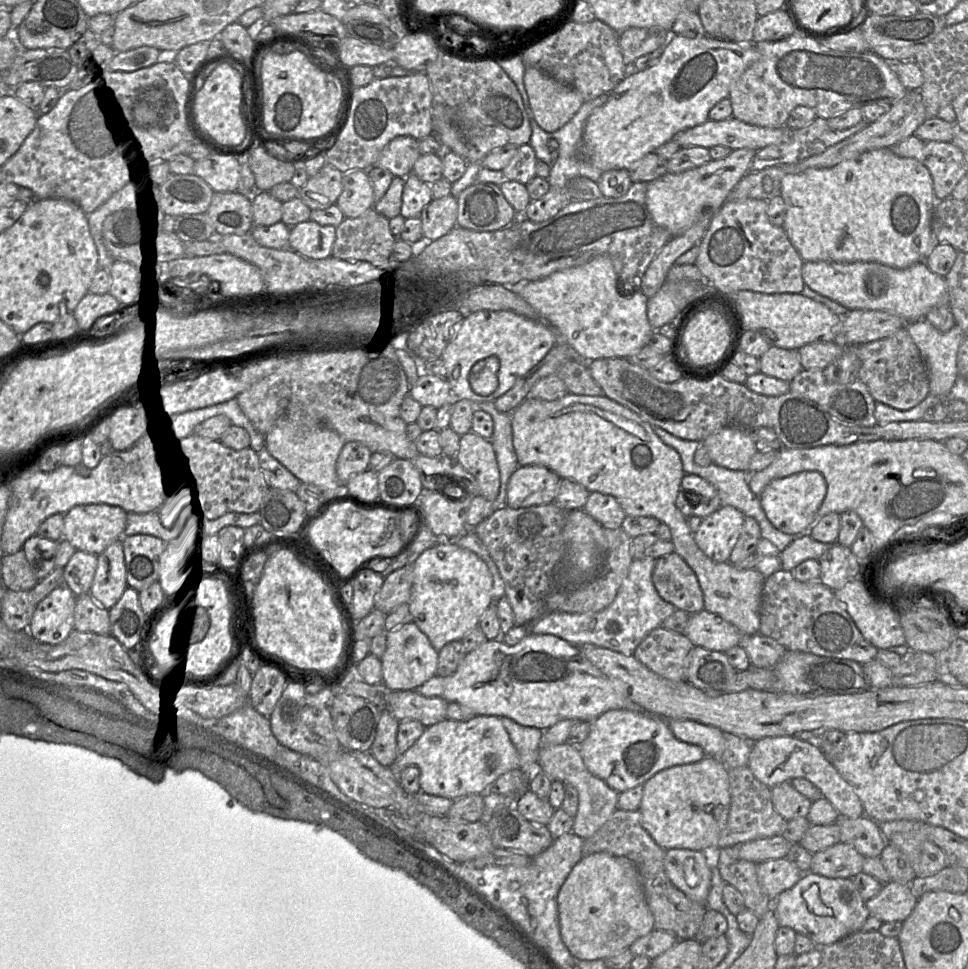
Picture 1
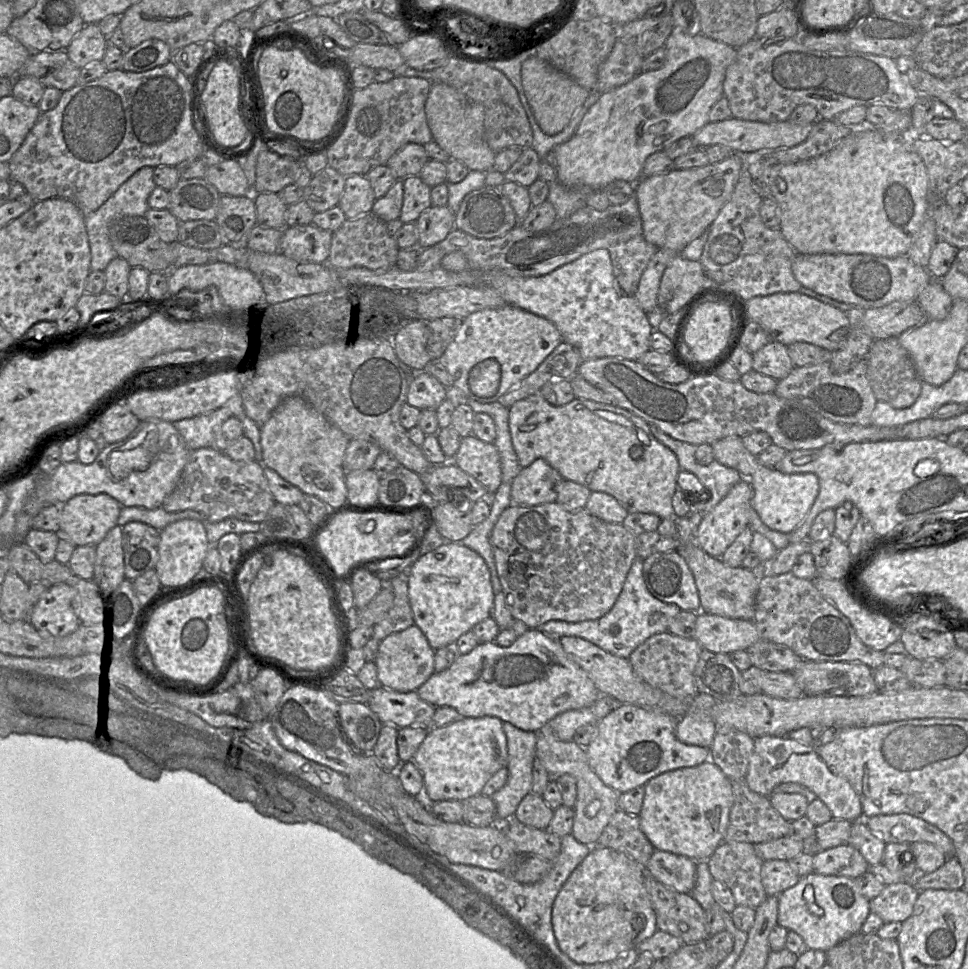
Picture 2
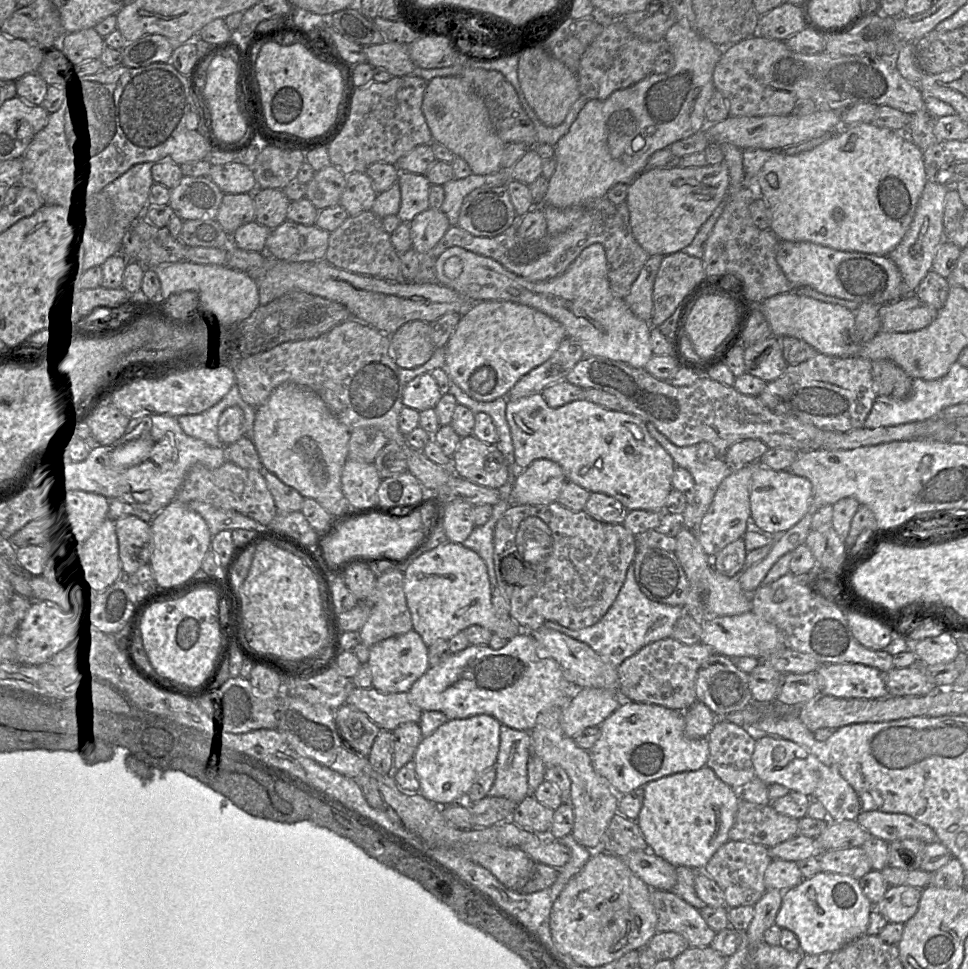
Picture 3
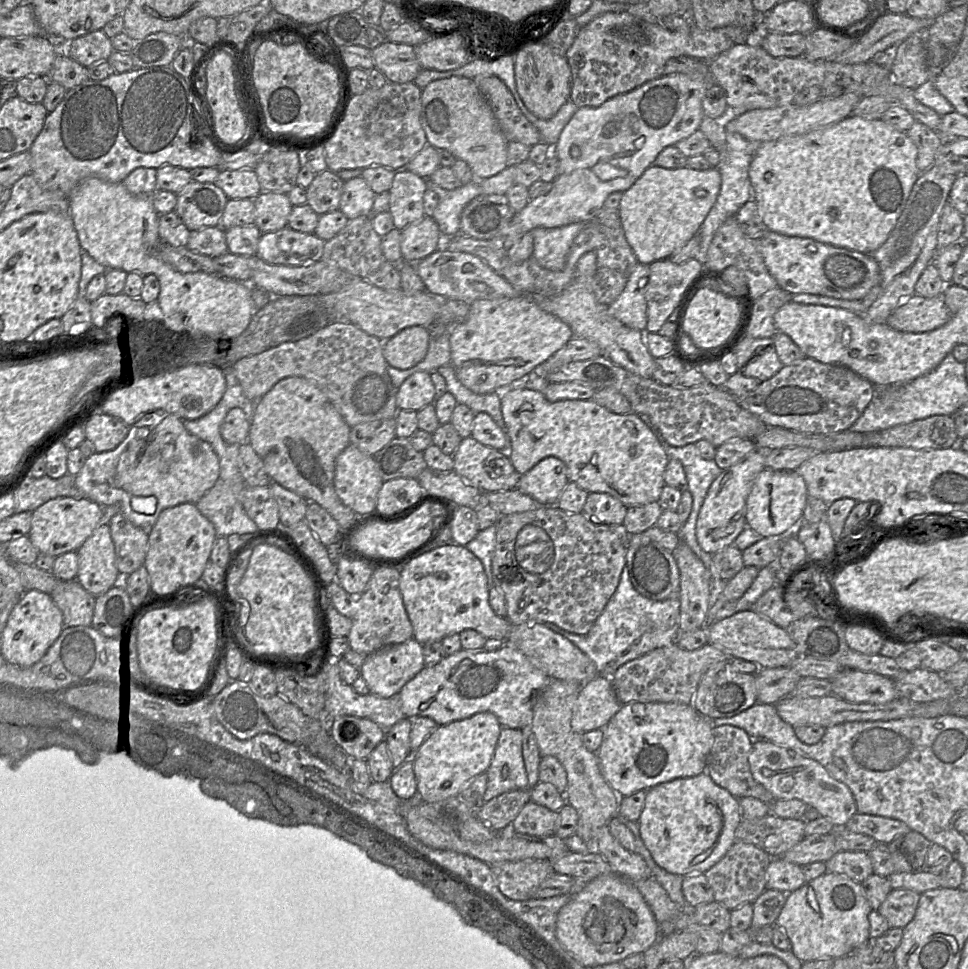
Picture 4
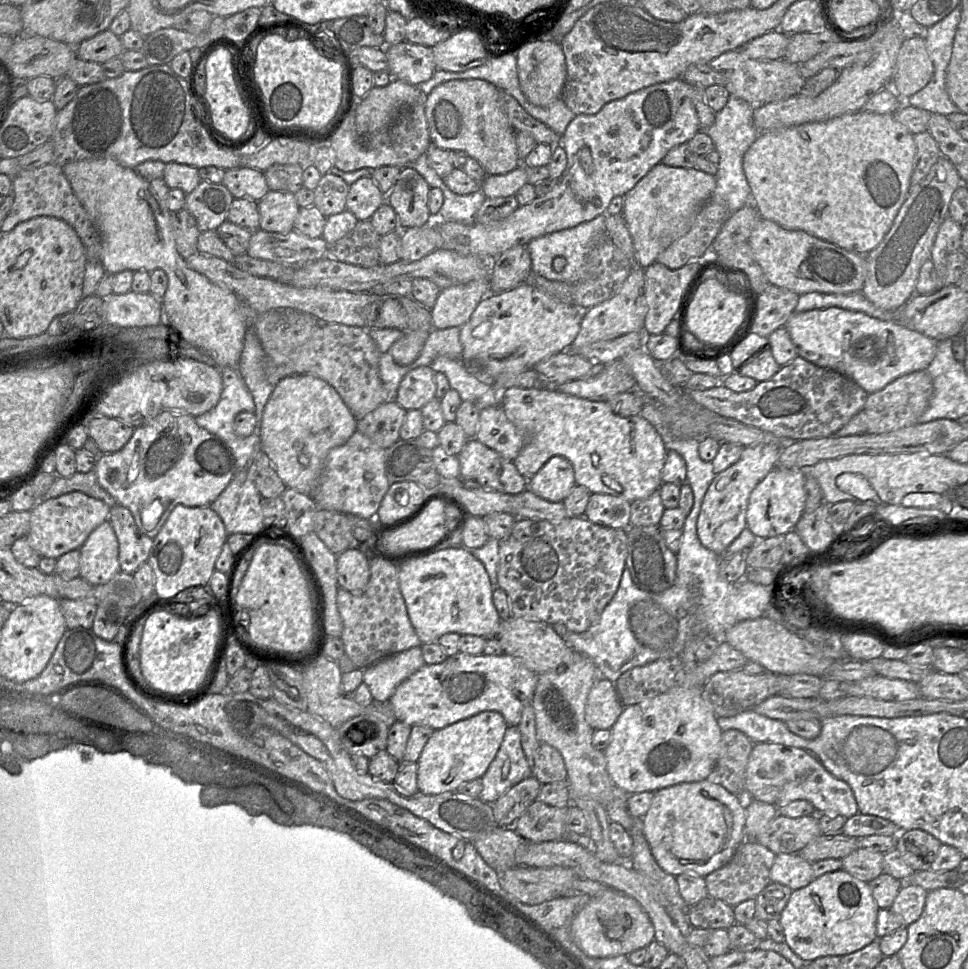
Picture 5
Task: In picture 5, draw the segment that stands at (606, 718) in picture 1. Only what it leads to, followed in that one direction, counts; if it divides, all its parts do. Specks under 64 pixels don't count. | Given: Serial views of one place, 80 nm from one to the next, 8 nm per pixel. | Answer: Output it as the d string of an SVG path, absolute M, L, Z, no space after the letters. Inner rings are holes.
M676 685L651 699L624 707L611 728L610 743L603 750L608 773L618 788L631 795L713 777L722 730L702 698L702 689Z

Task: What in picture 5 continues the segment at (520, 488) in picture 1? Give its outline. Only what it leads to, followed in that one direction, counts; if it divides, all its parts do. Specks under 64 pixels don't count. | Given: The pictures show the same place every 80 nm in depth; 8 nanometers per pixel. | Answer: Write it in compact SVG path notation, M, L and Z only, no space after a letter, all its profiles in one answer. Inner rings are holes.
M553 456L527 481L527 489L551 503L563 502L576 486L574 470L564 457Z

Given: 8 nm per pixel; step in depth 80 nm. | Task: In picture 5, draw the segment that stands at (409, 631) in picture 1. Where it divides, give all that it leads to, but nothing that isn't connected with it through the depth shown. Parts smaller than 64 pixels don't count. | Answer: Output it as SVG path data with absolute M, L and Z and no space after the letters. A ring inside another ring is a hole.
M421 646L385 657L363 670L363 682L376 701L389 701L396 687L425 664Z

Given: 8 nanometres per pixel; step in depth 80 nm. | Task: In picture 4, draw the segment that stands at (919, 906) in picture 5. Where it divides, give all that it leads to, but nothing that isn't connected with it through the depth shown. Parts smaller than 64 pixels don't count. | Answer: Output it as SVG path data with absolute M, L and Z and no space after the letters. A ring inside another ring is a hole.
M892 889L878 911L890 928L904 928L915 916L920 893L910 889Z

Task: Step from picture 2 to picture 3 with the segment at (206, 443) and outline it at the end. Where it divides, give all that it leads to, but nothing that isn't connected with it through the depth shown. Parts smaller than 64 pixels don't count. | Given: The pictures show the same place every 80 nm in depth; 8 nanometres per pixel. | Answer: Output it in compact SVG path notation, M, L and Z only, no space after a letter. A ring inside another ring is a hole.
M235 384L212 408L201 414L177 417L177 420L187 435L203 440L212 447L226 449L227 446L224 445L218 435L220 418L229 407L239 406L243 410L246 405L256 409L242 399L238 385Z

